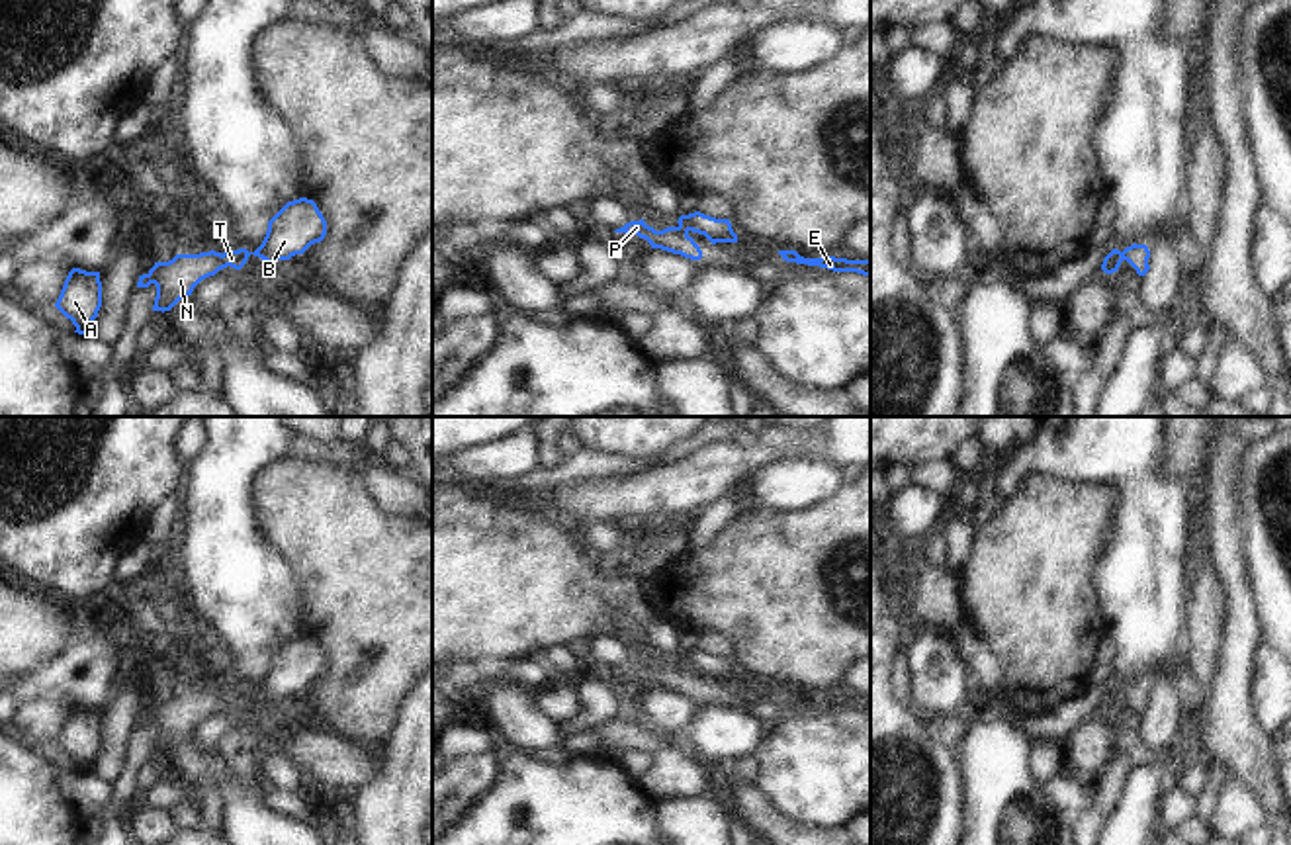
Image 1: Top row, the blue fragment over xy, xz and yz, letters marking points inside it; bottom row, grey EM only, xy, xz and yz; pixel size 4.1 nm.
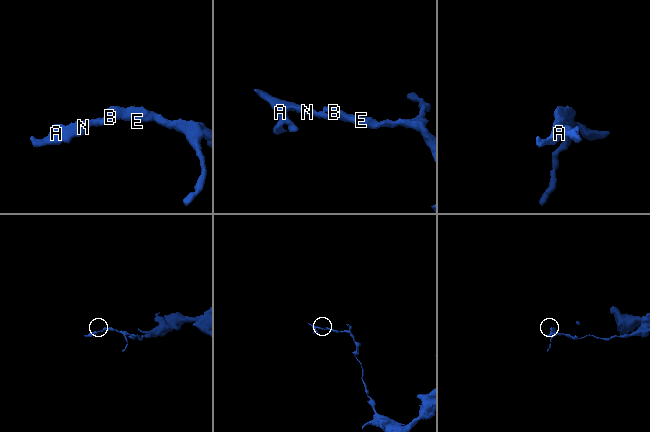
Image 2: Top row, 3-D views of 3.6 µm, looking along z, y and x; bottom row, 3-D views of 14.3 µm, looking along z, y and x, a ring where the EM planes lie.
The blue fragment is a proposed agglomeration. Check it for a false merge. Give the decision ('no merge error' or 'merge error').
merge error

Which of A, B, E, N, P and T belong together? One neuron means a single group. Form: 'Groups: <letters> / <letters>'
Groups: A N P T / B E

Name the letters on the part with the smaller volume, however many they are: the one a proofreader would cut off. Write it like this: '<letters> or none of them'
A, N, P, T

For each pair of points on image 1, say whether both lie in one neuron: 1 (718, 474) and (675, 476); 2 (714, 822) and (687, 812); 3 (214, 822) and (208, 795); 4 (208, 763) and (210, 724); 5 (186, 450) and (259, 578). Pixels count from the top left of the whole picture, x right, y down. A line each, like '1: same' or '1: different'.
1: same
2: same
3: same
4: different
5: different

